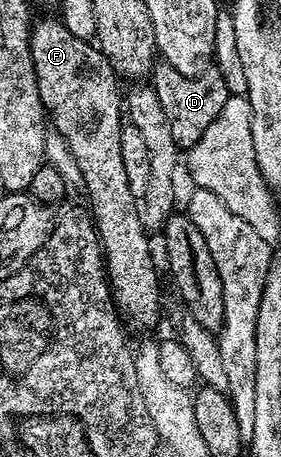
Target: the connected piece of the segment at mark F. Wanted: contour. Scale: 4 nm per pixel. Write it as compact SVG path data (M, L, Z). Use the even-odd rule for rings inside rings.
M56 16L37 17L33 21L30 52L34 56L34 76L38 76L38 96L44 105L47 121L51 129L60 134L62 140L66 140L70 154L74 156L78 170L82 172L83 191L88 192L88 198L92 201L90 216L100 239L102 261L106 267L115 309L136 326L152 326L160 318L160 278L156 275L152 250L148 247L149 231L144 228L140 219L138 195L130 192L126 166L122 164L122 89L116 83L117 72L98 45L89 39L74 36Z

